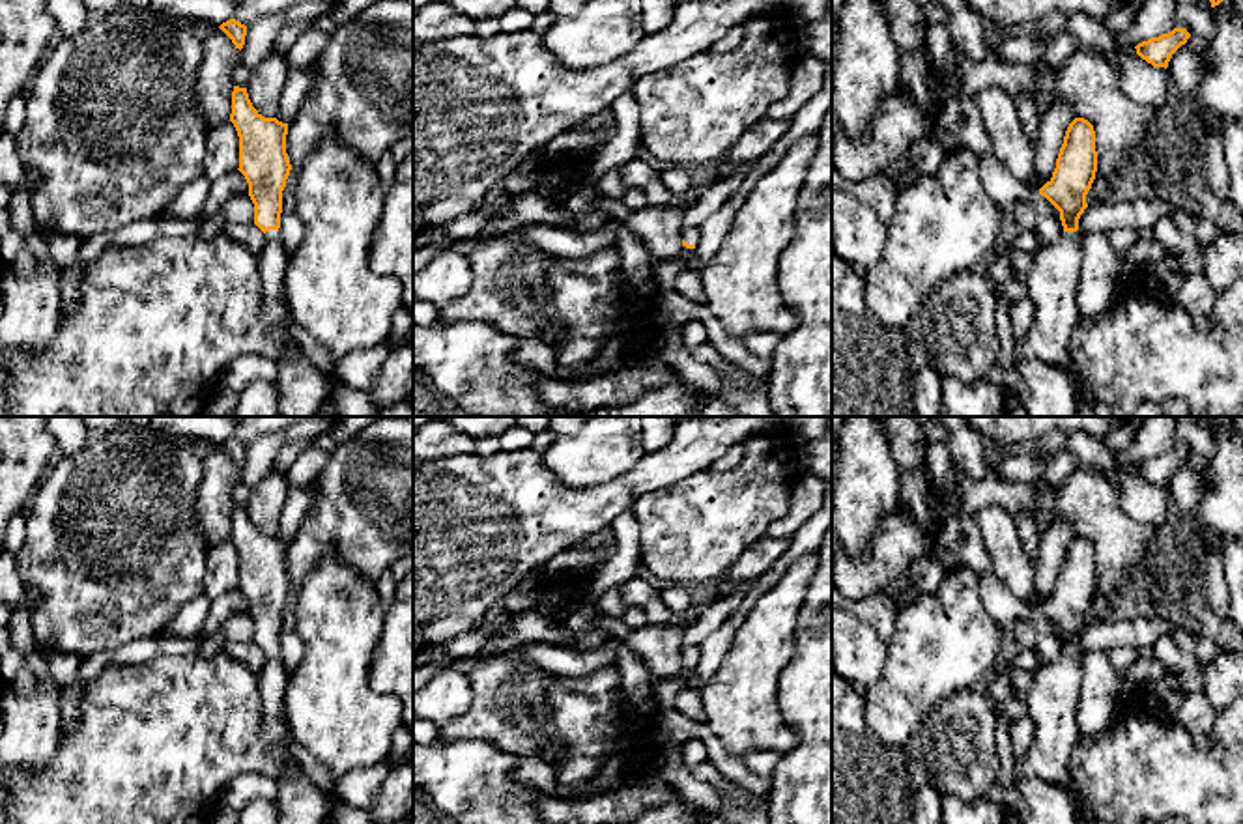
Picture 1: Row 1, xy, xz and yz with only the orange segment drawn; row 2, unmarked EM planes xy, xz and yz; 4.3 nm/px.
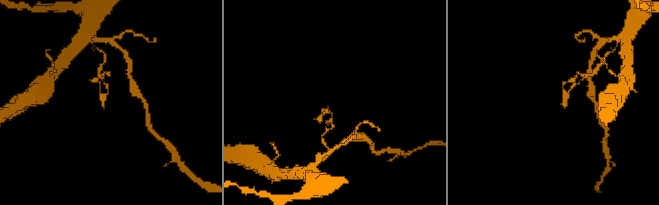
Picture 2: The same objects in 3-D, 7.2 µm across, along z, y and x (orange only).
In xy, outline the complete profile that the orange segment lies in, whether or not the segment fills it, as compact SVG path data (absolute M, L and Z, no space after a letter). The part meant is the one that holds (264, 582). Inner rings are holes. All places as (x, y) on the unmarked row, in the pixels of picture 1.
M234 504L232 533L239 555L239 590L249 602L254 643L265 652L258 675L264 708L262 738L286 757L286 774L277 781L279 824L321 824L329 798L290 755L290 732L284 719L284 691L290 673L280 658L282 609L292 583L286 572L288 542L264 536L250 521L247 506Z

